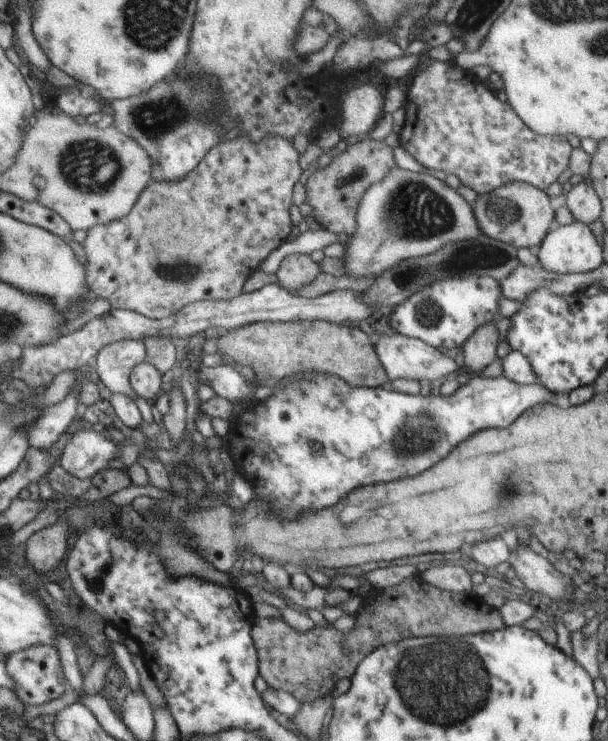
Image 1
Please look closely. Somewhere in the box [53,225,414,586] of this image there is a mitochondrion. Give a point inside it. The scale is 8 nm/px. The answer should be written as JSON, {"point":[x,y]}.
{"point":[181,269]}

